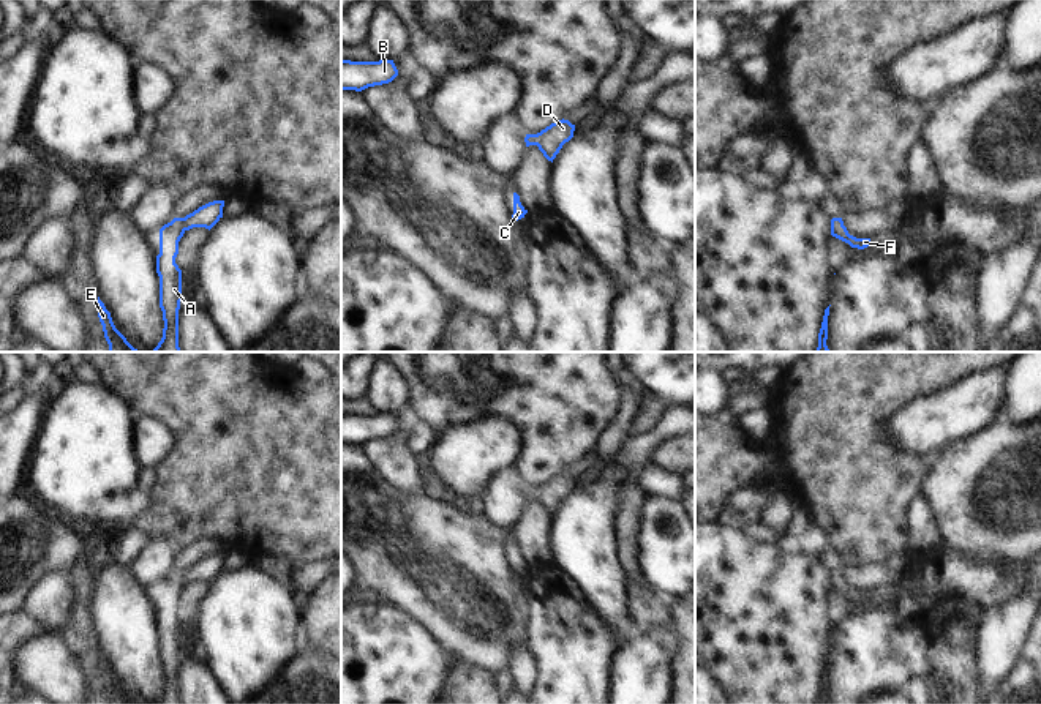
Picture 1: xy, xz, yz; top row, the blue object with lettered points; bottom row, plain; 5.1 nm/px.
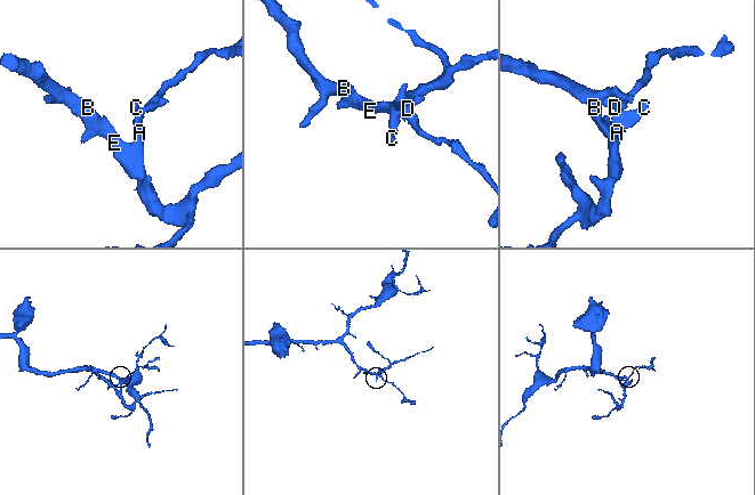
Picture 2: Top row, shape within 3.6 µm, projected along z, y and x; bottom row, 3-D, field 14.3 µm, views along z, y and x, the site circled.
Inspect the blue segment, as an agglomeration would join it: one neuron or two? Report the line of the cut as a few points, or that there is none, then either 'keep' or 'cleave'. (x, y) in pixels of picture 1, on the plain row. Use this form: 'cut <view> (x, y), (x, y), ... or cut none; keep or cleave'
cut none; keep

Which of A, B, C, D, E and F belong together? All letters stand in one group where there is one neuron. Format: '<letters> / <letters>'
A B C D E F

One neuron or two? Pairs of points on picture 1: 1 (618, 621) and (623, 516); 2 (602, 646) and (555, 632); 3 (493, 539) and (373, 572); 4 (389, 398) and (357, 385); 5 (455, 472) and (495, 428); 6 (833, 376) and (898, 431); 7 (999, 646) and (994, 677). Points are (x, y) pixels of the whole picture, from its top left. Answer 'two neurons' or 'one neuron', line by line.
1: two neurons
2: one neuron
3: one neuron
4: two neurons
5: one neuron
6: two neurons
7: one neuron

